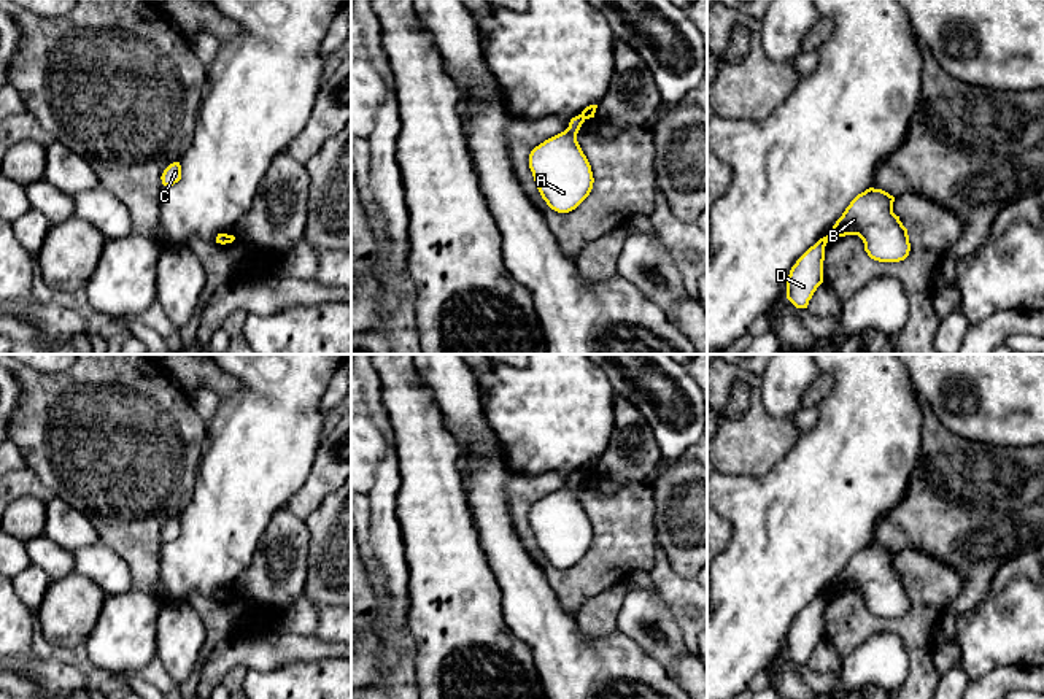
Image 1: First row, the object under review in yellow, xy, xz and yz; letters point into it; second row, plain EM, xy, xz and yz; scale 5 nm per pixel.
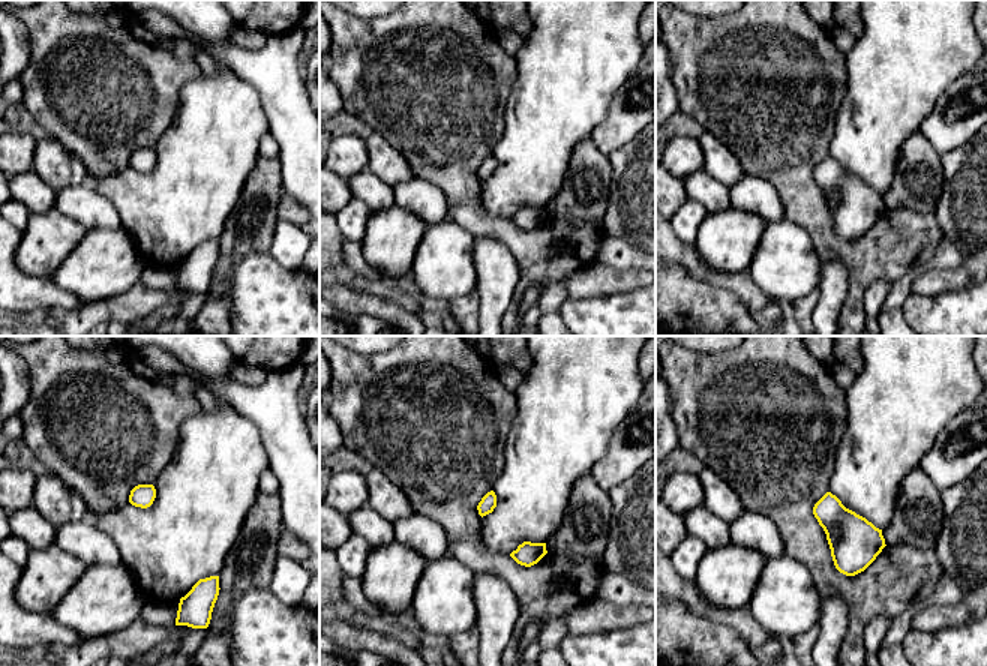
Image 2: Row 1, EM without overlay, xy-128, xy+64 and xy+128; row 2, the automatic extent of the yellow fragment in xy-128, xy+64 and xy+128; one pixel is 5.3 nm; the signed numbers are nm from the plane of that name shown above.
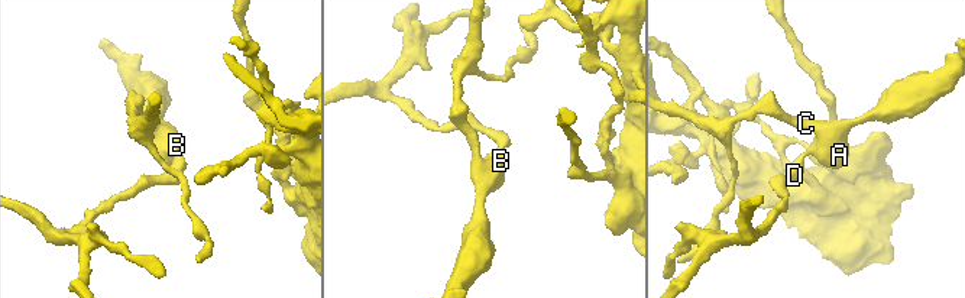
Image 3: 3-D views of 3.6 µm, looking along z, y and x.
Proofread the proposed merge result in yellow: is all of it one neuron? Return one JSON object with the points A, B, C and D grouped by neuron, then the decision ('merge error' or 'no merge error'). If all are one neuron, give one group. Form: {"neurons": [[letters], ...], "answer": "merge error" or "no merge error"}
{"neurons": [["A", "B", "C"], ["D"]], "answer": "merge error"}

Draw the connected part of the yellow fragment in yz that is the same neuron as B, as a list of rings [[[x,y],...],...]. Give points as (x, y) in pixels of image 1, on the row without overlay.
[[[869,543],[858,550],[826,591],[831,597],[845,591],[858,591],[868,612],[879,618],[899,618],[909,612],[907,585],[893,569],[895,553],[882,545]]]

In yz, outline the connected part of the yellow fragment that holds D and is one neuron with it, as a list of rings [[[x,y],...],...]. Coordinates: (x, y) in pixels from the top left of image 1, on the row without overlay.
[[[826,593],[810,602],[791,623],[787,637],[787,655],[796,664],[807,664],[817,643],[823,639]]]

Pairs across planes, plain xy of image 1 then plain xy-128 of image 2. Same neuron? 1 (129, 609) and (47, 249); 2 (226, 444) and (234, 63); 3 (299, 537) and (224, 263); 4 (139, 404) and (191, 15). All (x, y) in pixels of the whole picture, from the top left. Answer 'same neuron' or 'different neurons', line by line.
1: different neurons
2: different neurons
3: same neuron
4: different neurons

